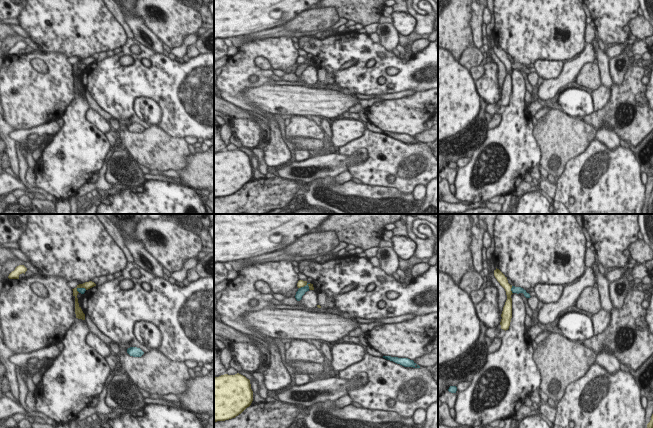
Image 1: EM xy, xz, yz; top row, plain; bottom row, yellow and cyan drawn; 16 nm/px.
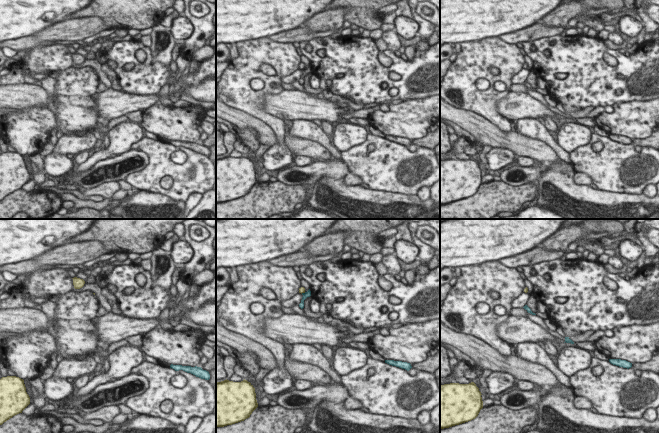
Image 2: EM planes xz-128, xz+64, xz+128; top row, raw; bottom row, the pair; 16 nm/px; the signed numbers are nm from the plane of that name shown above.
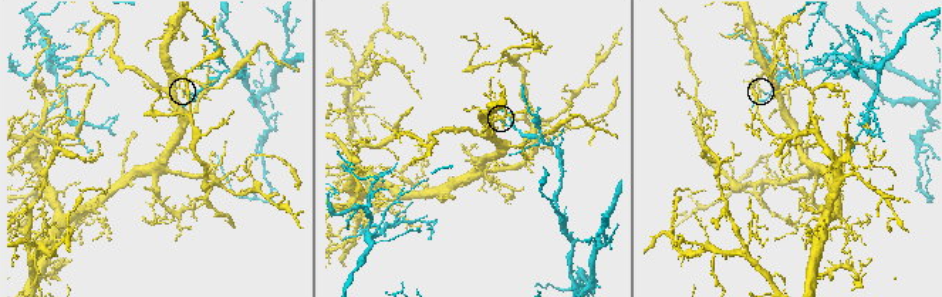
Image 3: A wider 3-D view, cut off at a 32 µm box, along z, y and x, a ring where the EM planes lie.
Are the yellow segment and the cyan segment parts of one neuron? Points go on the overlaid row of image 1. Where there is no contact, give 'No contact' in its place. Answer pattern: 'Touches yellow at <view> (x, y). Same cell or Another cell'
Touches yellow at xz (304, 285). Another cell.

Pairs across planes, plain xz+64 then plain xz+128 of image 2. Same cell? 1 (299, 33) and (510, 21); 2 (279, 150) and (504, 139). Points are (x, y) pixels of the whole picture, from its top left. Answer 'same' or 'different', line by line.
1: different
2: different

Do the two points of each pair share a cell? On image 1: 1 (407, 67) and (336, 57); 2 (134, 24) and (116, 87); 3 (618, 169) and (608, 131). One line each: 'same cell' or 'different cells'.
1: same cell
2: different cells
3: different cells

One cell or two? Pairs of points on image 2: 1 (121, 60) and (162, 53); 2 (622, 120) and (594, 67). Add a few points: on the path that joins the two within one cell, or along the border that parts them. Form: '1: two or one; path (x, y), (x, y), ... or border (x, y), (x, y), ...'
1: two; border (149, 47), (154, 61), (168, 65)
2: two; border (616, 102), (612, 105)

